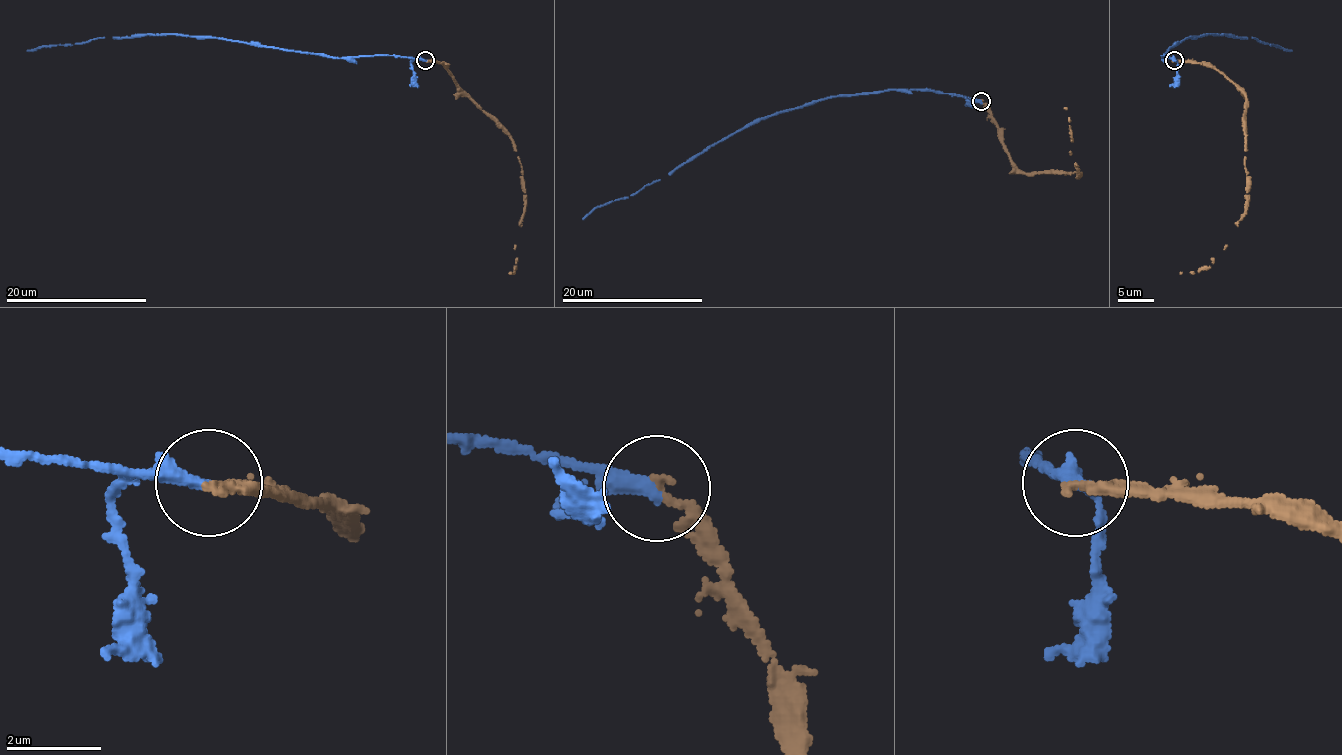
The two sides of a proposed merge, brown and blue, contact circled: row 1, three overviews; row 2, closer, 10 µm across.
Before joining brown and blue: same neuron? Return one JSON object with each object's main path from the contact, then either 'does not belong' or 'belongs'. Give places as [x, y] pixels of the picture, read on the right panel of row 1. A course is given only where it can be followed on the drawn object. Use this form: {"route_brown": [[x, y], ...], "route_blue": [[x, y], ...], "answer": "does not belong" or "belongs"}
{"route_brown": [[1174, 60], [1211, 64], [1231, 80], [1243, 92], [1245, 129], [1247, 212], [1227, 246], [1210, 265], [1180, 273]], "route_blue": [[1174, 60], [1165, 55], [1162, 58], [1169, 48], [1187, 37], [1218, 34], [1252, 37], [1291, 51]], "answer": "belongs"}

